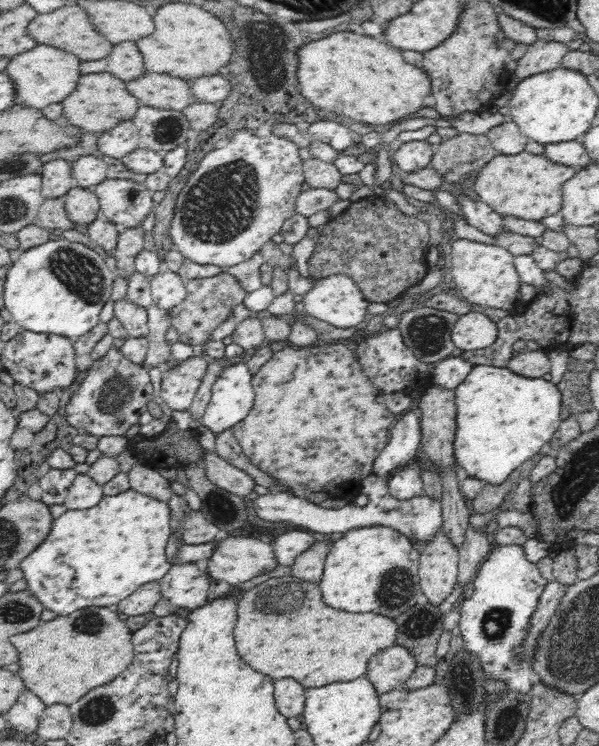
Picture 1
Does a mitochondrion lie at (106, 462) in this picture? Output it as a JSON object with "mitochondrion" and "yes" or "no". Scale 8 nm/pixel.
{"mitochondrion":"no"}

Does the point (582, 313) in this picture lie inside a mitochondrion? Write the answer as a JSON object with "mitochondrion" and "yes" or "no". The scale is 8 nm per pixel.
{"mitochondrion":"no"}

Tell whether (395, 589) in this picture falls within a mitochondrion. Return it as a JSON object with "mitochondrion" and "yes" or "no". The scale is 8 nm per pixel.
{"mitochondrion":"yes"}

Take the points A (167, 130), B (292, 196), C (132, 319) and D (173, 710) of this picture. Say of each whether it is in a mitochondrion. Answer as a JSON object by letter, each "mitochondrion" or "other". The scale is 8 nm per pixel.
{"A":"mitochondrion","B":"other","C":"other","D":"other"}

